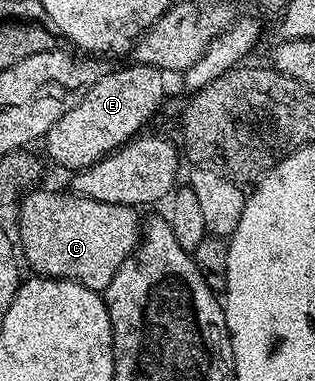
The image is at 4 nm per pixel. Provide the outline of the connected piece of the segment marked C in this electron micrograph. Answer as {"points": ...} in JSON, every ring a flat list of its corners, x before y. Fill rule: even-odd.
{"points":[[35,190,26,193,22,197,20,203,17,205,16,211,18,211,18,236,16,232,16,240,20,245,20,256,23,261,26,260,30,263,30,272,40,276,51,276,57,280,75,280,80,282,84,286,88,286,92,291,102,294,105,293,108,282,112,282,112,278,116,276,116,270,120,270,120,266,124,262,124,258,128,258,133,254,134,249,138,247,140,243,140,237,144,231,143,221,138,221,137,207,128,204,113,204,112,202,96,202,92,198,87,196,80,196,77,194,69,194,65,196,62,192,42,192,43,190]]}

